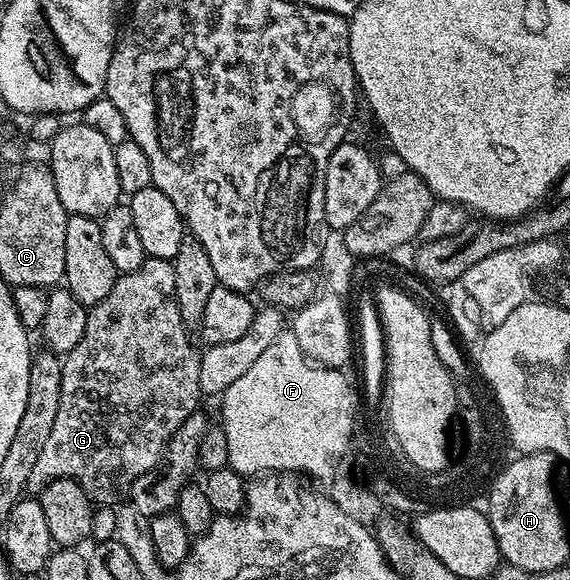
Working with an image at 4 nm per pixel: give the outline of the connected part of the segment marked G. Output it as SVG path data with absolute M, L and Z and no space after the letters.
M146 257L143 267L139 267L139 271L120 274L115 287L111 287L107 299L103 299L98 305L94 305L88 310L86 333L79 339L79 343L76 343L73 350L64 354L61 362L62 391L60 392L59 411L56 412L55 425L51 430L51 435L48 436L47 443L44 444L43 451L40 452L39 459L36 460L35 467L32 468L29 489L40 491L55 479L66 477L81 484L83 491L87 491L87 495L93 500L94 506L116 506L124 498L121 496L125 492L128 494L136 486L140 477L159 464L162 455L165 453L167 443L175 435L175 431L181 424L193 413L198 412L200 405L197 404L203 400L203 394L199 387L201 353L189 342L189 337L191 337L190 330L185 328L183 319L179 315L179 303L175 299L175 271L172 261Z

